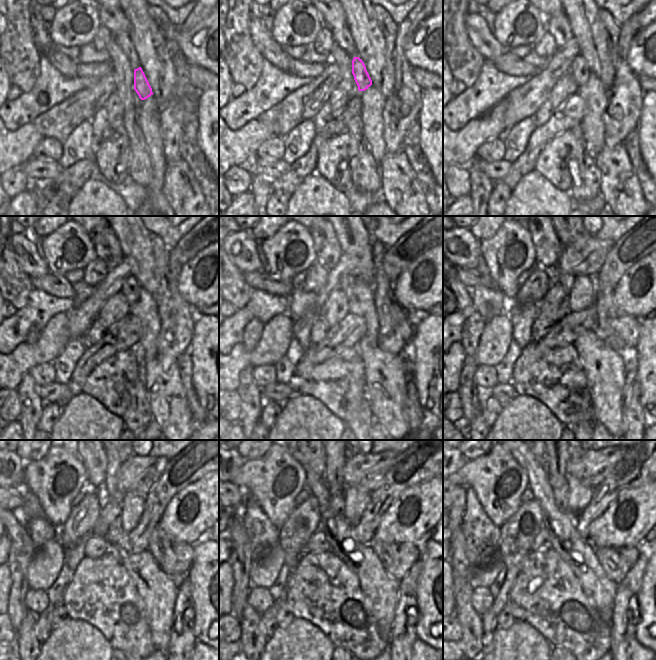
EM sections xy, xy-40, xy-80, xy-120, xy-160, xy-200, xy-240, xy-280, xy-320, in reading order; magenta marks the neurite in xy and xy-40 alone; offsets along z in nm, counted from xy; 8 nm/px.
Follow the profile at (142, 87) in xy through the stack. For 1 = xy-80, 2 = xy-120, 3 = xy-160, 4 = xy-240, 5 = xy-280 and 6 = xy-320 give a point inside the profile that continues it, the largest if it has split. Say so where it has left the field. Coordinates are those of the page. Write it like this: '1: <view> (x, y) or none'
1: xy-80 (579, 68)
2: xy-120 (131, 288)
3: xy-160 (347, 282)
4: xy-240 (110, 489)
5: xy-280 (335, 460)
6: xy-320 (556, 460)

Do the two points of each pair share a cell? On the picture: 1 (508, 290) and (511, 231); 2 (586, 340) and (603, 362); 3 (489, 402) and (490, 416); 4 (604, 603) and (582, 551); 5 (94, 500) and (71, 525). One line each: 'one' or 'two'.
1: one
2: one
3: one
4: one
5: one

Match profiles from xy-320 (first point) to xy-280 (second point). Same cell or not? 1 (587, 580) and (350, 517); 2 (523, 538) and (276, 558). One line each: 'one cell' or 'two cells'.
1: two cells
2: two cells

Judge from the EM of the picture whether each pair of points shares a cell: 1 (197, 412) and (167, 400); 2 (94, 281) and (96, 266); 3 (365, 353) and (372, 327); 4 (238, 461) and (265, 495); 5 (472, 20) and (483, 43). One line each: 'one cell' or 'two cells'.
1: two cells
2: one cell
3: two cells
4: two cells
5: one cell

